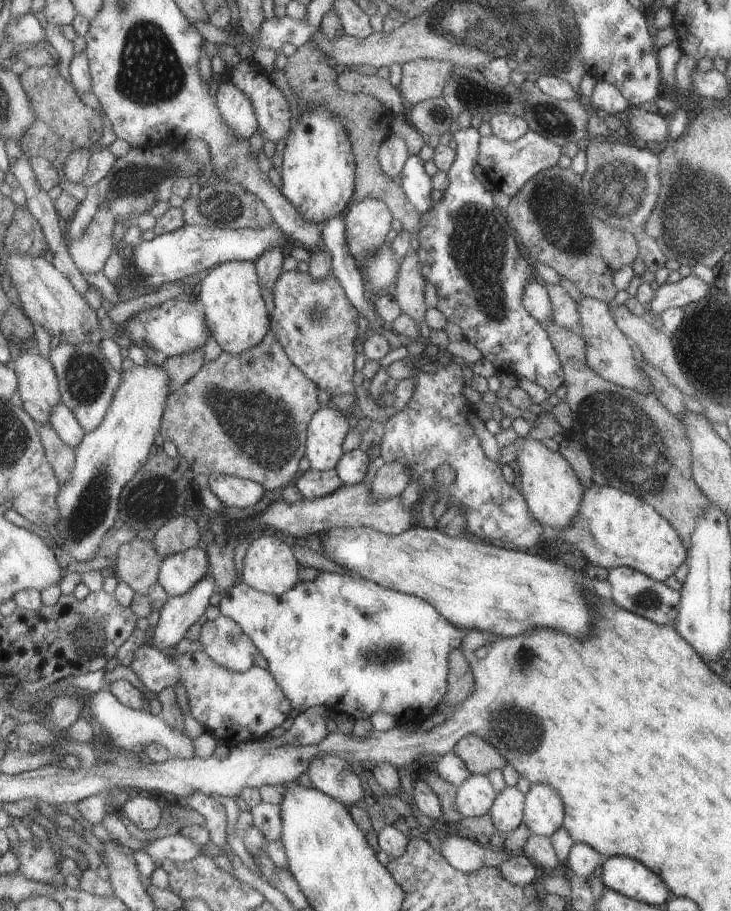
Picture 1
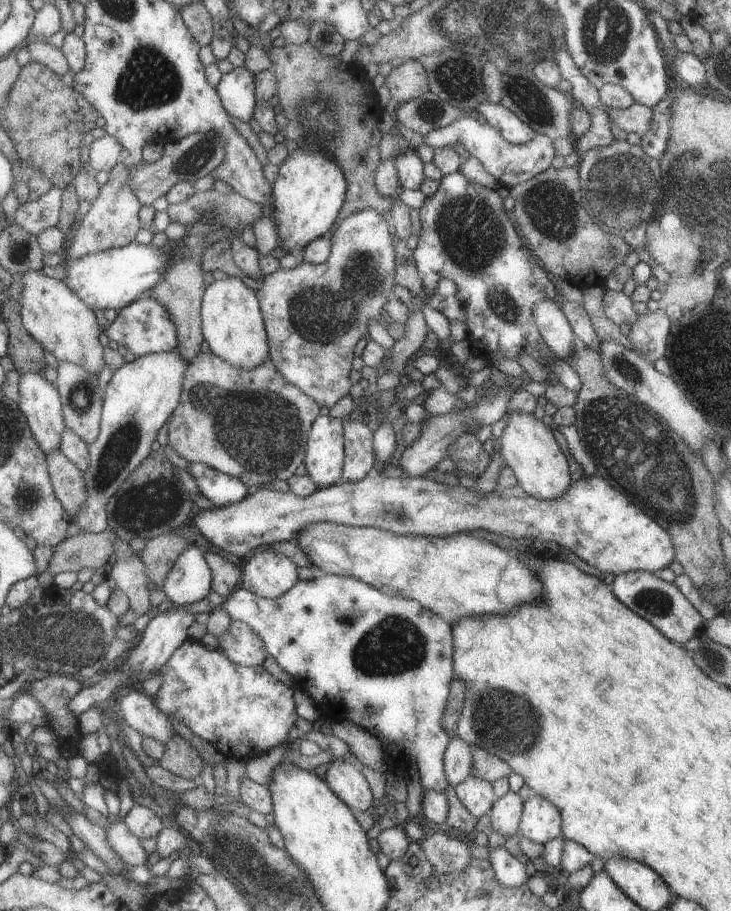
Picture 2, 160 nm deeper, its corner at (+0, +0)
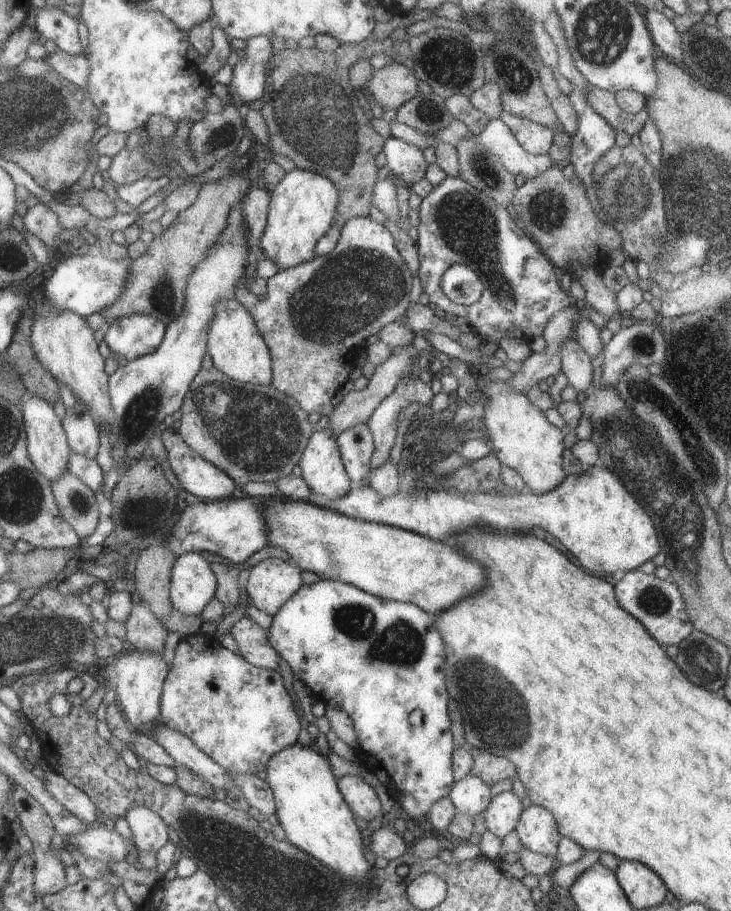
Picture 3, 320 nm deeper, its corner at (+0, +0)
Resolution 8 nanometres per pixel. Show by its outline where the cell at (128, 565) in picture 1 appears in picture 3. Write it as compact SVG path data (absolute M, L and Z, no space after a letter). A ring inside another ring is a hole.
M143 603L133 604L124 627L125 642L131 650L162 654L167 630Z

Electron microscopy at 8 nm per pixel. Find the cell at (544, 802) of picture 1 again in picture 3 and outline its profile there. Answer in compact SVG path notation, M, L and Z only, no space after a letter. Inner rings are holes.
M529 805L521 811L514 831L523 849L555 859L557 842L561 836L548 810Z

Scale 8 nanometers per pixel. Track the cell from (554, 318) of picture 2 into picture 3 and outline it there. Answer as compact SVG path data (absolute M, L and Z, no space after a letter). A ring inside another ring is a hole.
M573 338L562 343L560 369L566 382L578 393L585 393L591 387L591 359Z

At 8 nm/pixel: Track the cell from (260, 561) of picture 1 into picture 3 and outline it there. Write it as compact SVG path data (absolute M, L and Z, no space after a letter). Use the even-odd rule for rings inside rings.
M268 558L249 571L245 585L249 602L271 616L301 586L300 570L288 562Z

